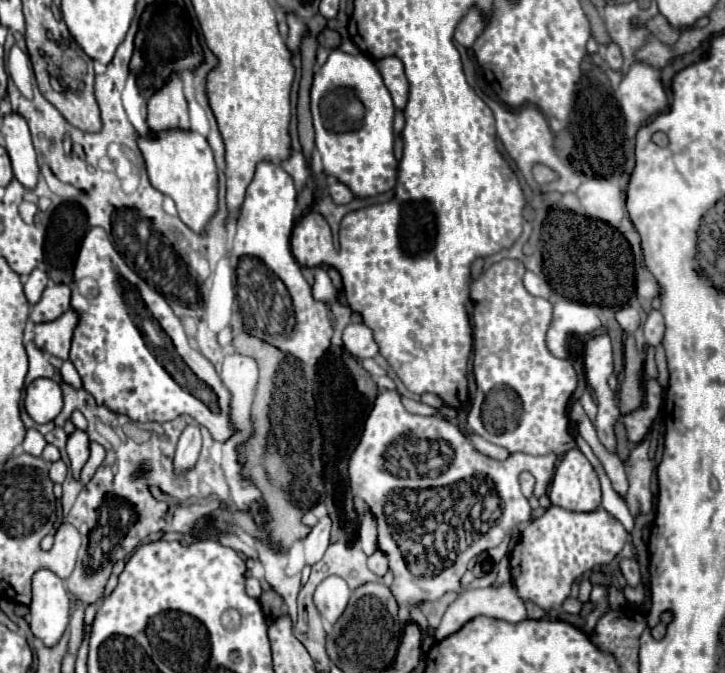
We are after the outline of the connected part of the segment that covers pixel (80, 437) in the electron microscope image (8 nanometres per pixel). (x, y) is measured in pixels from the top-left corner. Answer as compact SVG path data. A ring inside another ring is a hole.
M75 430L69 440L67 440L67 454L71 460L71 472L73 478L79 480L81 478L81 468L85 466L87 458L89 458L89 438L85 432Z

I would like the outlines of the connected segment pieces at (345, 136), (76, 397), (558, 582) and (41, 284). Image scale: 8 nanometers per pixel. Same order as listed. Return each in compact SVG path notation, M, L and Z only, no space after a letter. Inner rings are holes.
M333 50L329 54L327 62L315 74L315 80L313 80L311 112L313 112L313 124L315 124L315 144L317 144L317 150L321 152L325 172L329 172L337 180L345 182L357 198L377 196L377 194L395 186L395 178L397 178L397 160L393 156L393 114L395 114L395 108L393 108L389 90L383 84L381 72L365 54L347 54L343 50ZM337 88L353 90L365 108L363 122L357 130L337 134L337 132L331 132L323 126L319 104L327 96L327 92L337 90Z
M59 380L59 386L61 386L61 392L63 392L65 406L63 406L61 414L55 418L55 426L65 426L65 422L71 418L73 410L79 410L79 412L89 420L91 406L93 406L95 398L93 398L89 392L85 392L83 388L75 390L75 388L69 386L65 380Z
M551 506L545 510L545 514L541 518L533 520L531 524L527 524L523 528L521 540L511 550L511 558L513 558L511 582L523 602L533 602L539 608L543 608L545 612L561 610L563 602L571 596L573 582L599 566L607 566L625 546L625 536L627 536L627 530L623 528L623 524L603 508L597 508L595 512L571 512L561 506Z
M33 270L33 272L29 274L29 278L25 280L25 296L27 296L27 300L29 300L31 304L35 304L35 302L41 298L43 290L47 288L47 284L49 284L47 274L45 274L43 270Z

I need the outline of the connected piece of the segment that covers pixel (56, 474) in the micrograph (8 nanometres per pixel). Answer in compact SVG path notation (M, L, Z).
M59 460L59 462L53 462L51 468L49 468L49 478L51 478L53 482L61 484L61 482L65 480L65 476L67 476L67 466L65 466L61 460Z

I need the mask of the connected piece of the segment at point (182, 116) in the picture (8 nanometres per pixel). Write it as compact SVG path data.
M171 74L147 102L149 106L149 116L147 124L149 130L161 132L161 130L171 130L171 128L189 128L189 110L187 110L187 100L183 94L183 84L177 74Z

